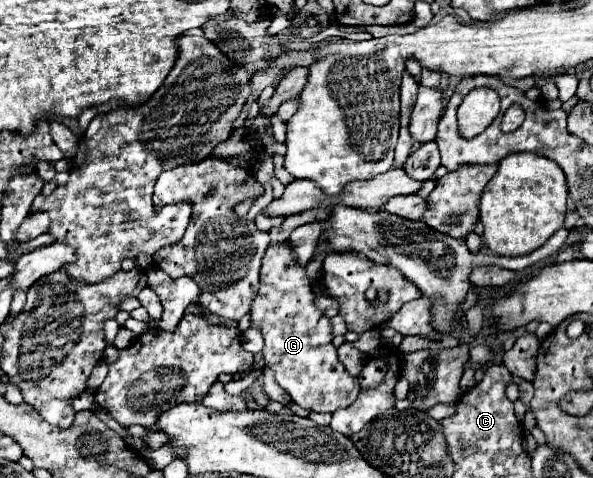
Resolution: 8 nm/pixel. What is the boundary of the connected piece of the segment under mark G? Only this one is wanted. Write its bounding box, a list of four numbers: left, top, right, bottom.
[252,245,360,413]

